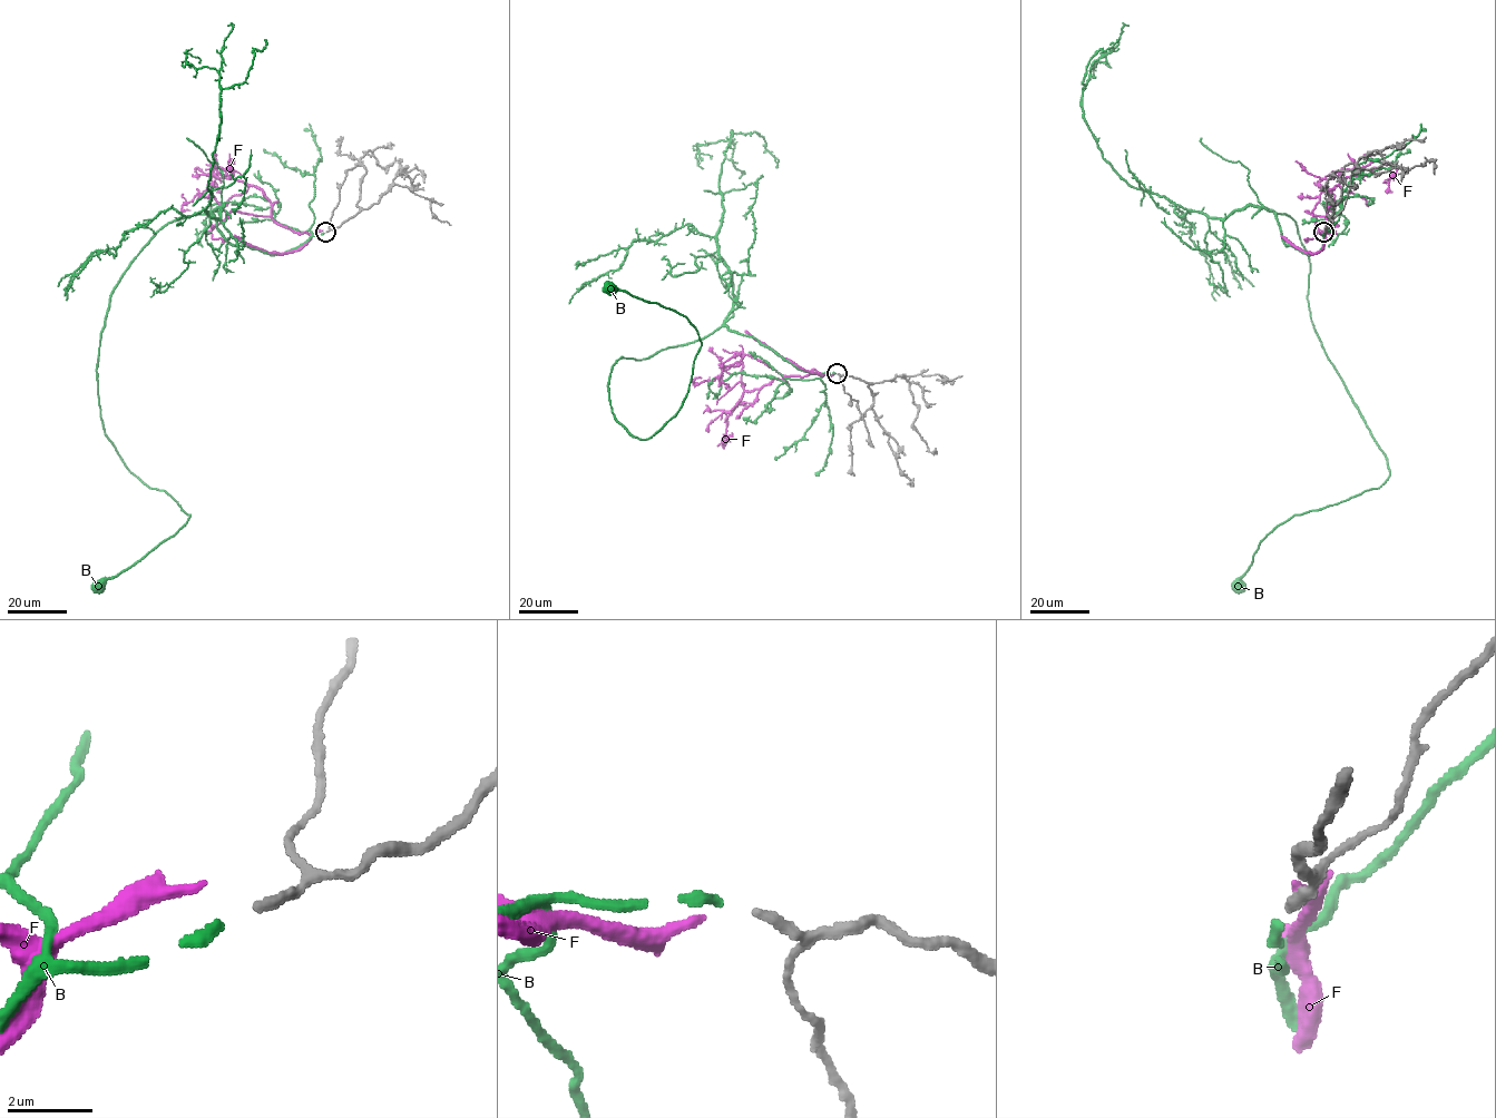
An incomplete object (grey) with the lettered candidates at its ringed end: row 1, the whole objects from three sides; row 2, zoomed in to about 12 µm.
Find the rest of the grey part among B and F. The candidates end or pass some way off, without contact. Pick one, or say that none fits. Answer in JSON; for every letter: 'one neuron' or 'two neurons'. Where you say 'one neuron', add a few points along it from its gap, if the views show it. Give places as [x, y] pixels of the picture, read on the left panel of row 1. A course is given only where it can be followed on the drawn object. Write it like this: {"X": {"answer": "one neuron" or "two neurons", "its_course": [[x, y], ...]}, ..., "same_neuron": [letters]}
{"B": {"answer": "one neuron", "its_course": [[324, 233], [267, 254], [193, 214], [125, 271], [100, 339], [105, 433], [191, 516], [98, 585]]}, "F": {"answer": "two neurons"}, "same_neuron": ["B"]}

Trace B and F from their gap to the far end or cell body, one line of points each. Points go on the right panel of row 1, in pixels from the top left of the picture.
B: (1323, 233), (1306, 254), (1286, 245), (1278, 214), (1296, 223), (1310, 316), (1389, 478), (1279, 523), (1238, 585)
F: (1325, 231), (1319, 233), (1327, 231), (1328, 192), (1343, 177), (1372, 162), (1391, 165), (1396, 172), (1387, 193)

